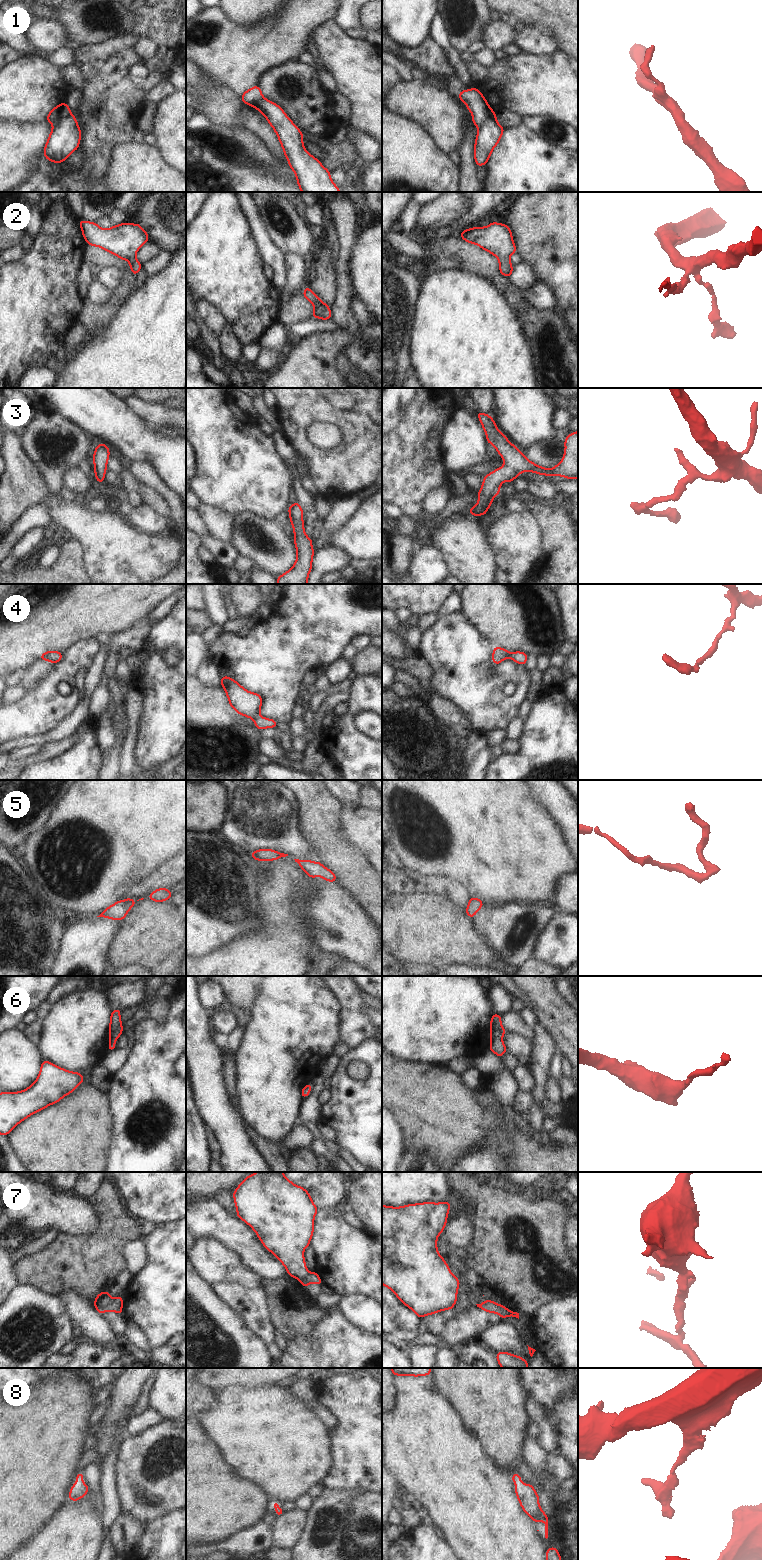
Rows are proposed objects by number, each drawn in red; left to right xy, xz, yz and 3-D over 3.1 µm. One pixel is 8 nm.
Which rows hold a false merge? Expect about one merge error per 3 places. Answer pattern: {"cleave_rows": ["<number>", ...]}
{"cleave_rows": ["1", "7"]}

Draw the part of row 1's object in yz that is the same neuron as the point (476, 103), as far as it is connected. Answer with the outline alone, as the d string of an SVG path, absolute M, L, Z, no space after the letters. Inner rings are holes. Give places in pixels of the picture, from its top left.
M476 87L461 91L457 97L467 105L467 109L472 113L472 122L478 129L487 118L496 114Z

